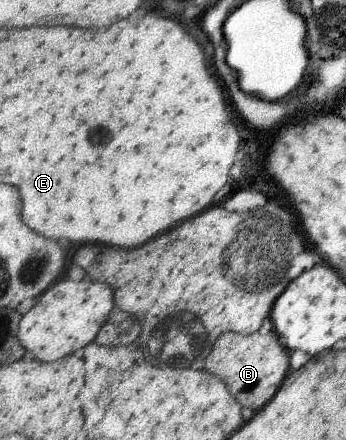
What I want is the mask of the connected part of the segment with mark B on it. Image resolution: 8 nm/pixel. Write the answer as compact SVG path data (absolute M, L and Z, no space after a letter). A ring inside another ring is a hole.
M270 331L266 335L253 333L242 335L221 333L205 357L204 369L217 375L226 384L244 409L261 410L280 389L290 372L290 354L278 343L278 337Z

